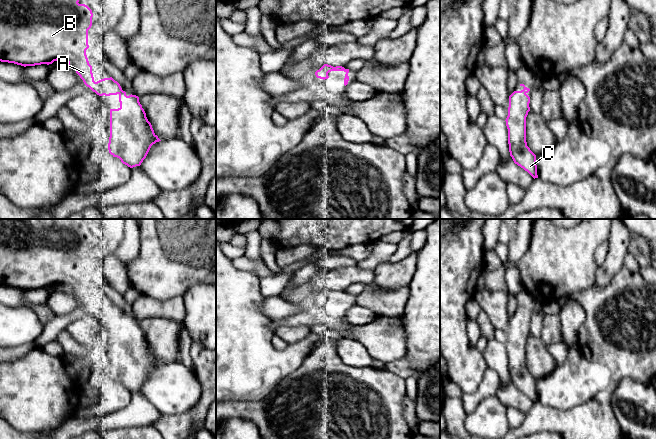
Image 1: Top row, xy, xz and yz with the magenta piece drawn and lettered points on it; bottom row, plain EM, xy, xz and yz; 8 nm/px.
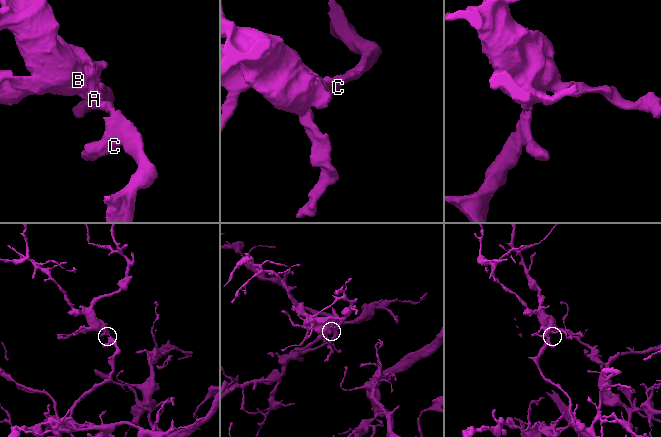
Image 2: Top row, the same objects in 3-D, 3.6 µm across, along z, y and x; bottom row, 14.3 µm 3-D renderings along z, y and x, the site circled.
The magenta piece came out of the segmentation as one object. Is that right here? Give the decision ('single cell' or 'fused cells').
single cell

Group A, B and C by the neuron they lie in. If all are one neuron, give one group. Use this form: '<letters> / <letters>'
A B C

